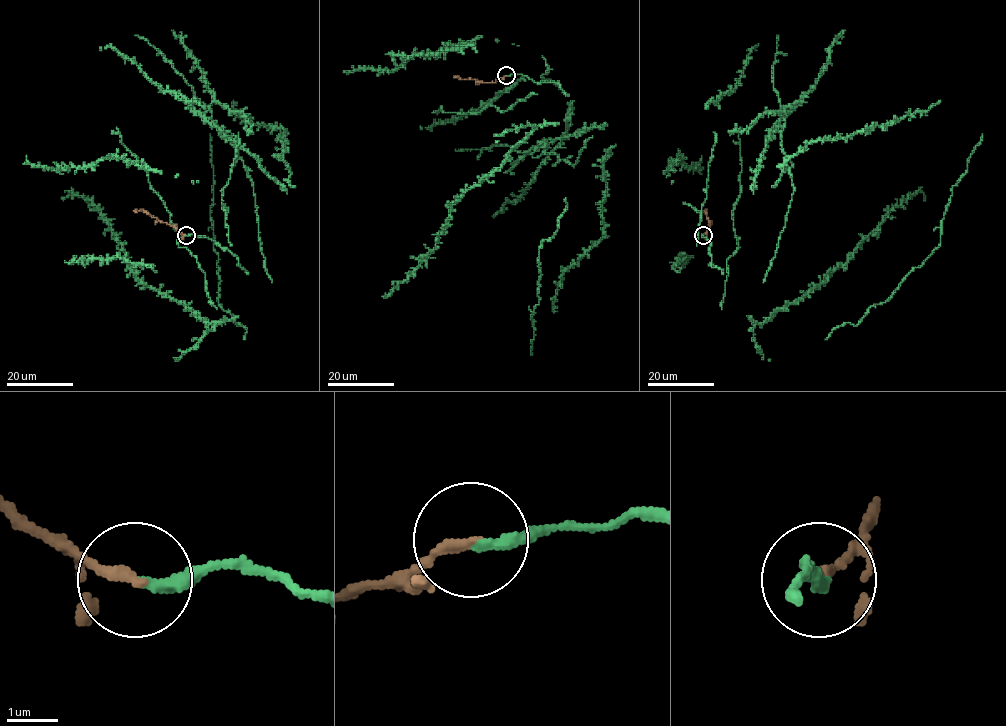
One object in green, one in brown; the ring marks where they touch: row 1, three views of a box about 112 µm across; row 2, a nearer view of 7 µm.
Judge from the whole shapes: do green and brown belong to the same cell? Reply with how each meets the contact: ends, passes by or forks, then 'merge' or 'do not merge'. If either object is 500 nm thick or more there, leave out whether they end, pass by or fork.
green ends there; brown ends there; do not merge

